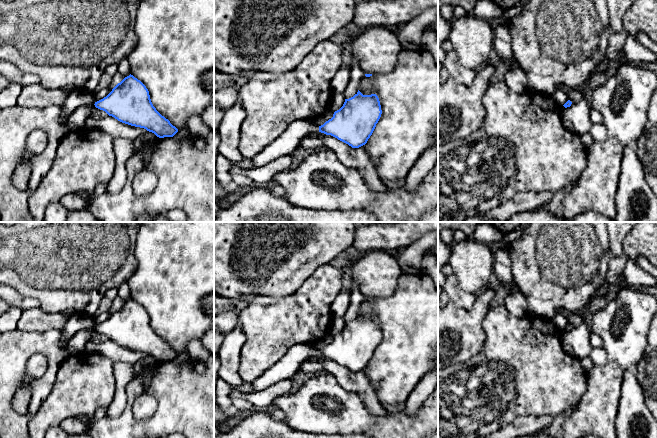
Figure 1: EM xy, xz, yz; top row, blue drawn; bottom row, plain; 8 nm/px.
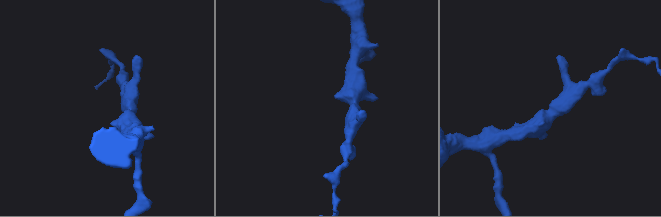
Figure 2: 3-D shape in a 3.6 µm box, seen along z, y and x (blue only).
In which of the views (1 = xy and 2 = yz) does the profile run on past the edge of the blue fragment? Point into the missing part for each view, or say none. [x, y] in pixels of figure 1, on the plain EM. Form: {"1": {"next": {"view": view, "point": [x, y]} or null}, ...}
{"1": {"next": null}, "2": {"next": null}}

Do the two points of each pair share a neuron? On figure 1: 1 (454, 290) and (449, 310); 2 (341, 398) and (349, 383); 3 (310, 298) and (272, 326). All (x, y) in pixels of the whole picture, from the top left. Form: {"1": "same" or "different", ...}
{"1": "different", "2": "different", "3": "same"}

